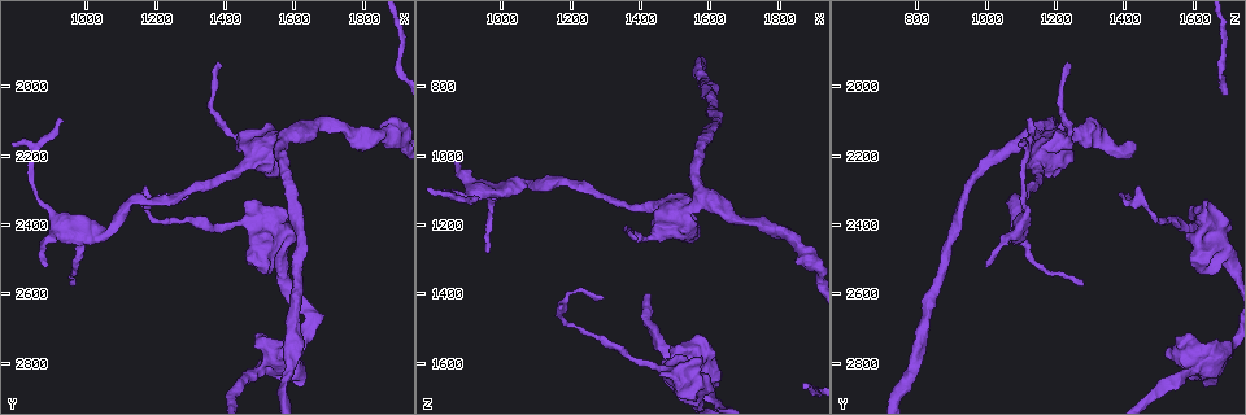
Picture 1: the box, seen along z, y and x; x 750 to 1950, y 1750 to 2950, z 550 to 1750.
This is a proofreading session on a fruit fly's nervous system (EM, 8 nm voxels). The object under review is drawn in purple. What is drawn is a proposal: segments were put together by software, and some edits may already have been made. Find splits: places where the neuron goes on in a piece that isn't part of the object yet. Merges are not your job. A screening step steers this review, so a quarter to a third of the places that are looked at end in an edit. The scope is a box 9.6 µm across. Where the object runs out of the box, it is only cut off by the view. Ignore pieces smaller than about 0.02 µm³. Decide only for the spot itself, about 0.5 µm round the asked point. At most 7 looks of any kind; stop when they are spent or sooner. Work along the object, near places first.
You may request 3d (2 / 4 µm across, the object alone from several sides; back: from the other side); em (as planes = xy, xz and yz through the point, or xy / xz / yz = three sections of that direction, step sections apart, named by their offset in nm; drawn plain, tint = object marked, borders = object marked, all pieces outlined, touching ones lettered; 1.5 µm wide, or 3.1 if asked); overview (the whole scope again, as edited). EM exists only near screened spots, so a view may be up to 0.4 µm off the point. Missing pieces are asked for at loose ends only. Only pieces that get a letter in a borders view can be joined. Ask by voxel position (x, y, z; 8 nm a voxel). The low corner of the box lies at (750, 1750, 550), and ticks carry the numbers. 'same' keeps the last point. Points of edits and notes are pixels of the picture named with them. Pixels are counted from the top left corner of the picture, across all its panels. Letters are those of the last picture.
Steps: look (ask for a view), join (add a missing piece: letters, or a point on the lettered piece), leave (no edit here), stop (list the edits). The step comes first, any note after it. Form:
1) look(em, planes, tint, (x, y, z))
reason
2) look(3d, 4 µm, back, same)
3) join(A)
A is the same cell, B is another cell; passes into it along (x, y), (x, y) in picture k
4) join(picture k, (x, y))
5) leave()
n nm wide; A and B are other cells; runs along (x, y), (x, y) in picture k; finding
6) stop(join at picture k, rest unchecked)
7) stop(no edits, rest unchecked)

look(em, planes, borders, (1620, 2860, 1670))
an open end

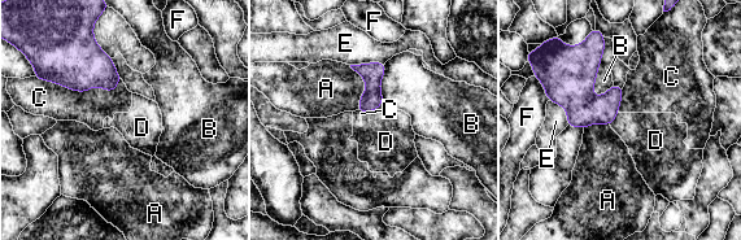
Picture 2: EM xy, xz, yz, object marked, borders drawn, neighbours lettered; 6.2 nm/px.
leave()
C touches over 480 nm; A, B, C, D, E and F are other cells; border along (383, 101), (375, 109), (357, 110) in picture 2; none of them fits

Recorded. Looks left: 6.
look(3d, 4 µm, (1380, 1930, 1240))
thin end

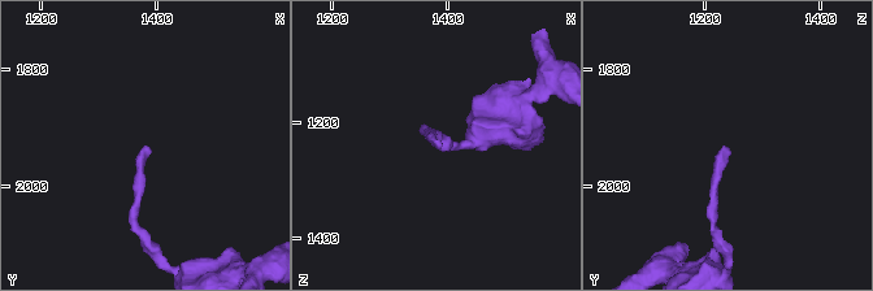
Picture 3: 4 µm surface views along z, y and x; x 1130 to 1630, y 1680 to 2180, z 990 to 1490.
look(em, planes, borders, (1385, 1935, 1240))

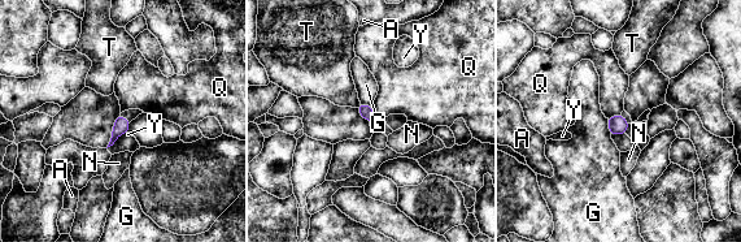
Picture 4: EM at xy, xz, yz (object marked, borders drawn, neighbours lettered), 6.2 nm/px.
leave()
A, G, N, Q, T and Y are other cells; none of them fits

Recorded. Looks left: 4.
look(3d, 2 µm, (880, 2530, 1000))
branch stops here

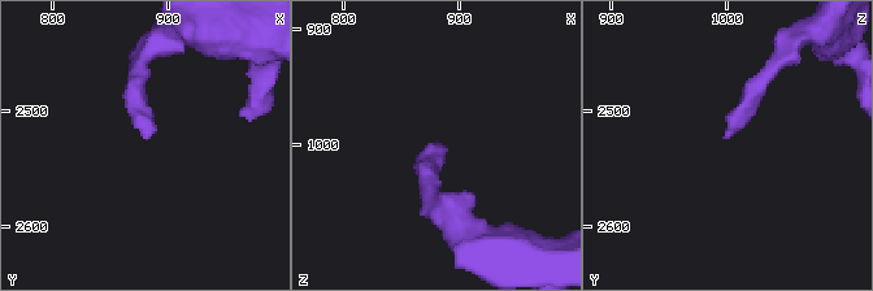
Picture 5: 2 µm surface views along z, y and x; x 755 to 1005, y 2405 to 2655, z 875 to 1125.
look(em, planes, tint, (880, 2520, 998))

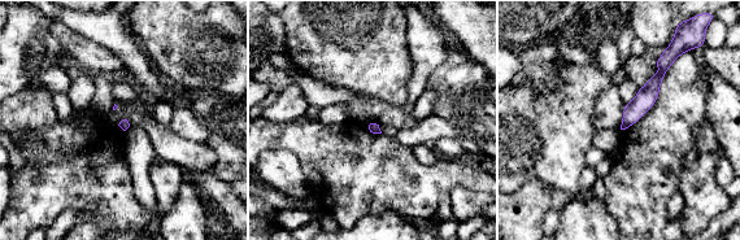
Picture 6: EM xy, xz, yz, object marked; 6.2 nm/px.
look(em, planes, borders, same)
what lies round it

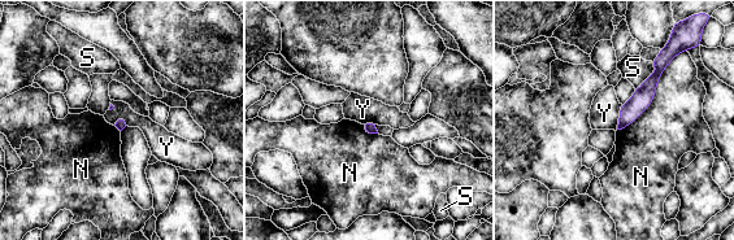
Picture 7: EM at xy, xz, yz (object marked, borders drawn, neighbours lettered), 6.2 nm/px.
leave()
N, S and Y are other cells; runs along (663, 61), (645, 95), (621, 125) in picture 7; none of them fits

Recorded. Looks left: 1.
stop(no edits, rest unchecked)

